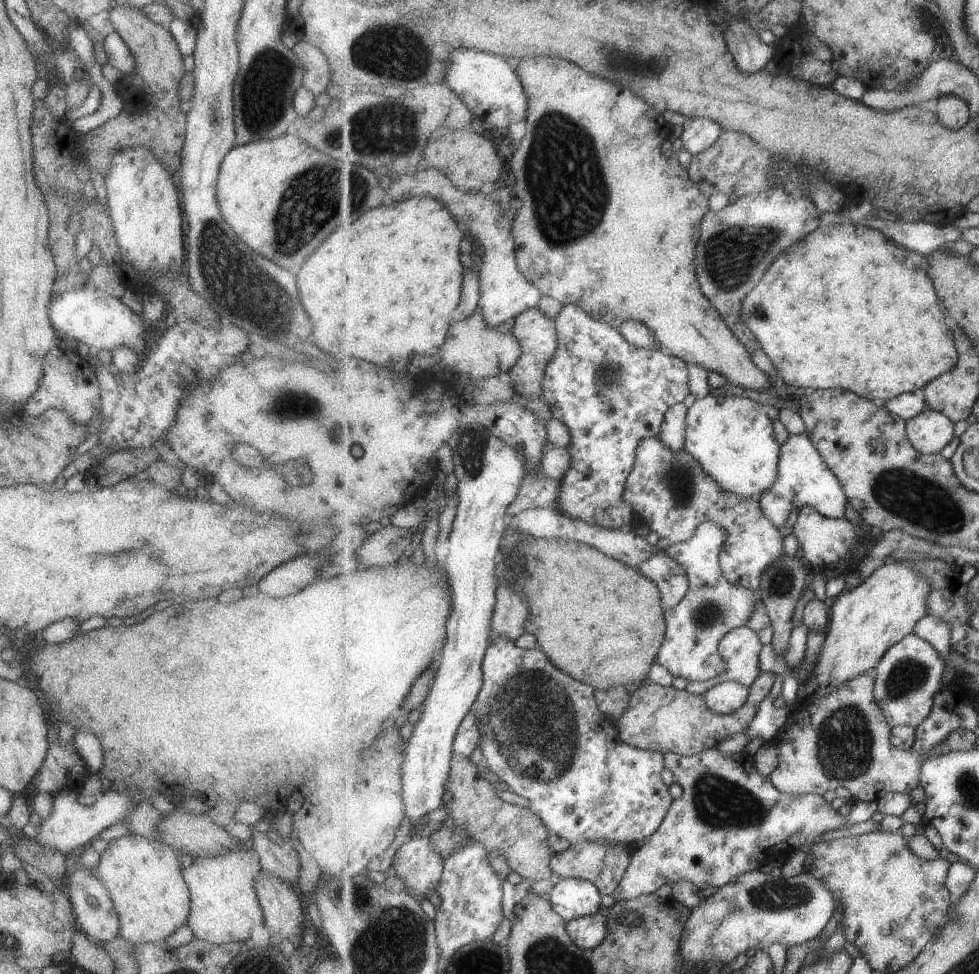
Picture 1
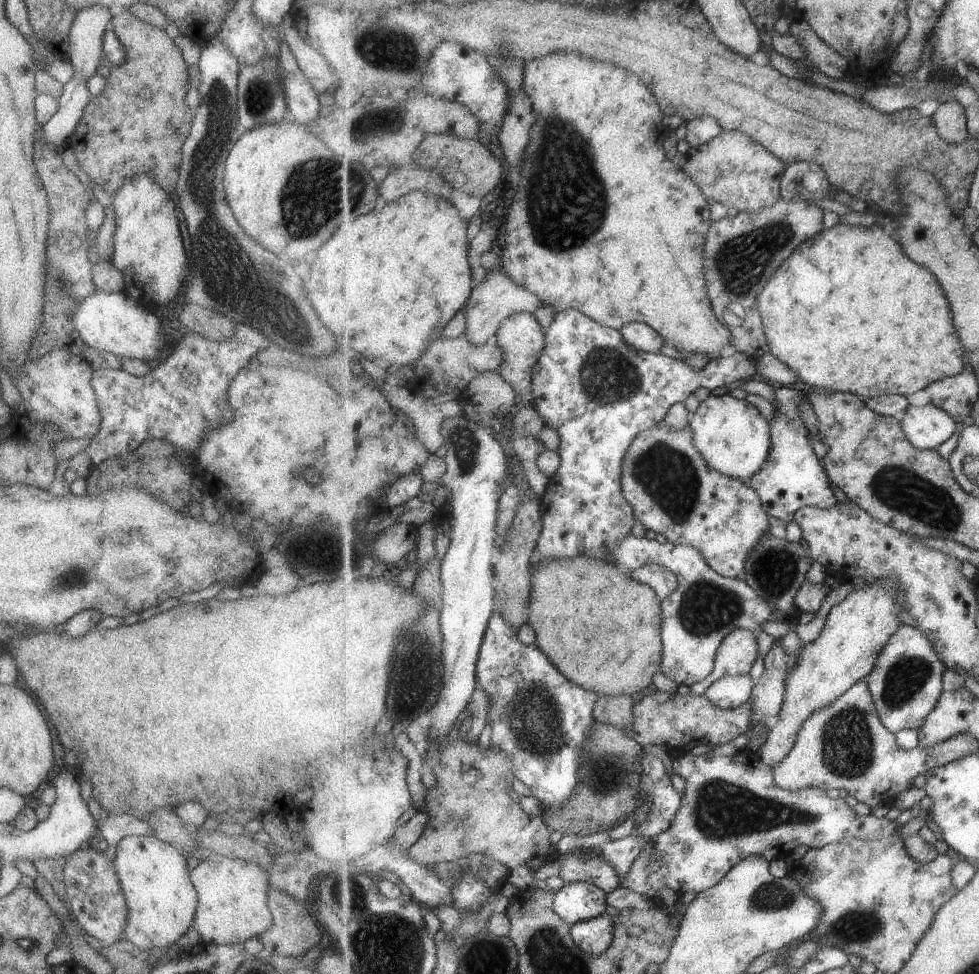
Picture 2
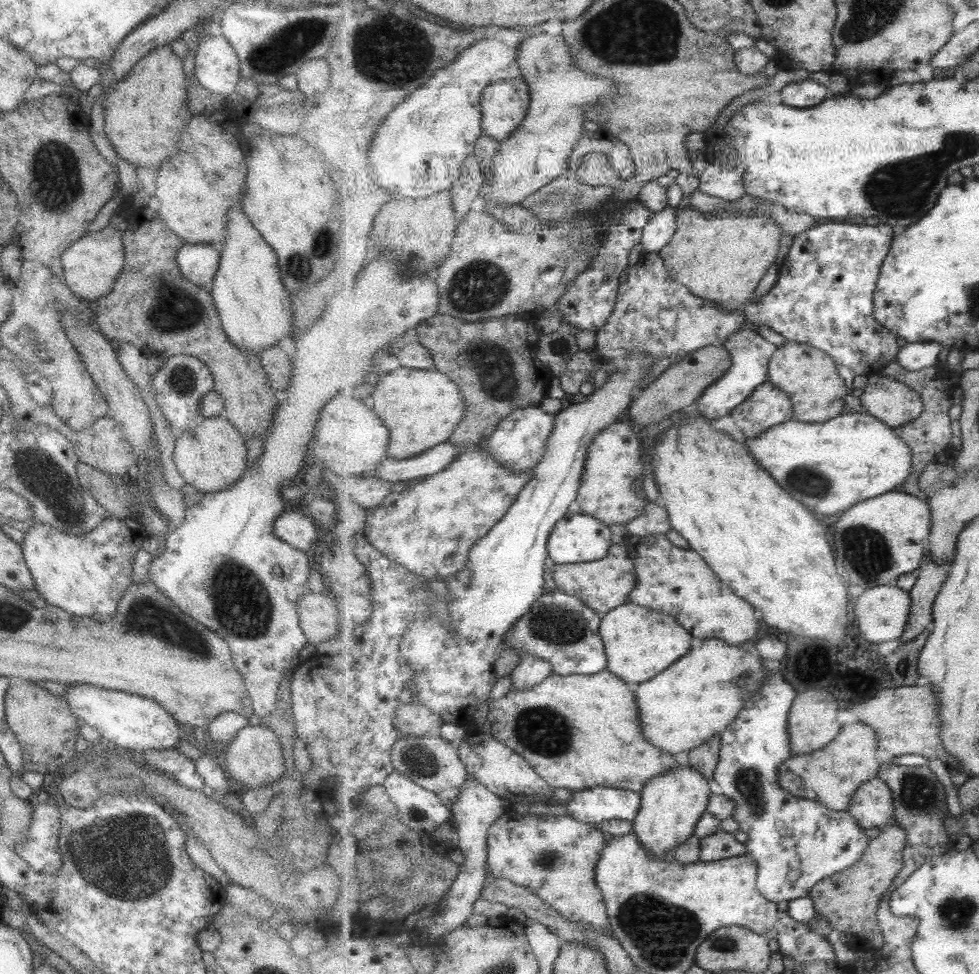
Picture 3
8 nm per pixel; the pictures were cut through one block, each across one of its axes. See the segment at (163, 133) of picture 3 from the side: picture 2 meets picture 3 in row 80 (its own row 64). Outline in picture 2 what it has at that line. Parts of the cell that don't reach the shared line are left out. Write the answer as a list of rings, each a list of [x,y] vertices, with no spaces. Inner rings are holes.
[[[127,10],[111,17],[109,24],[123,45],[123,62],[119,66],[111,66],[111,73],[105,76],[105,86],[97,96],[89,99],[75,130],[68,136],[67,146],[73,149],[75,160],[87,178],[111,196],[136,174],[151,177],[168,195],[172,194],[178,177],[182,144],[189,134],[194,115],[194,111],[183,101],[189,88],[188,65],[164,29],[141,22]]]

